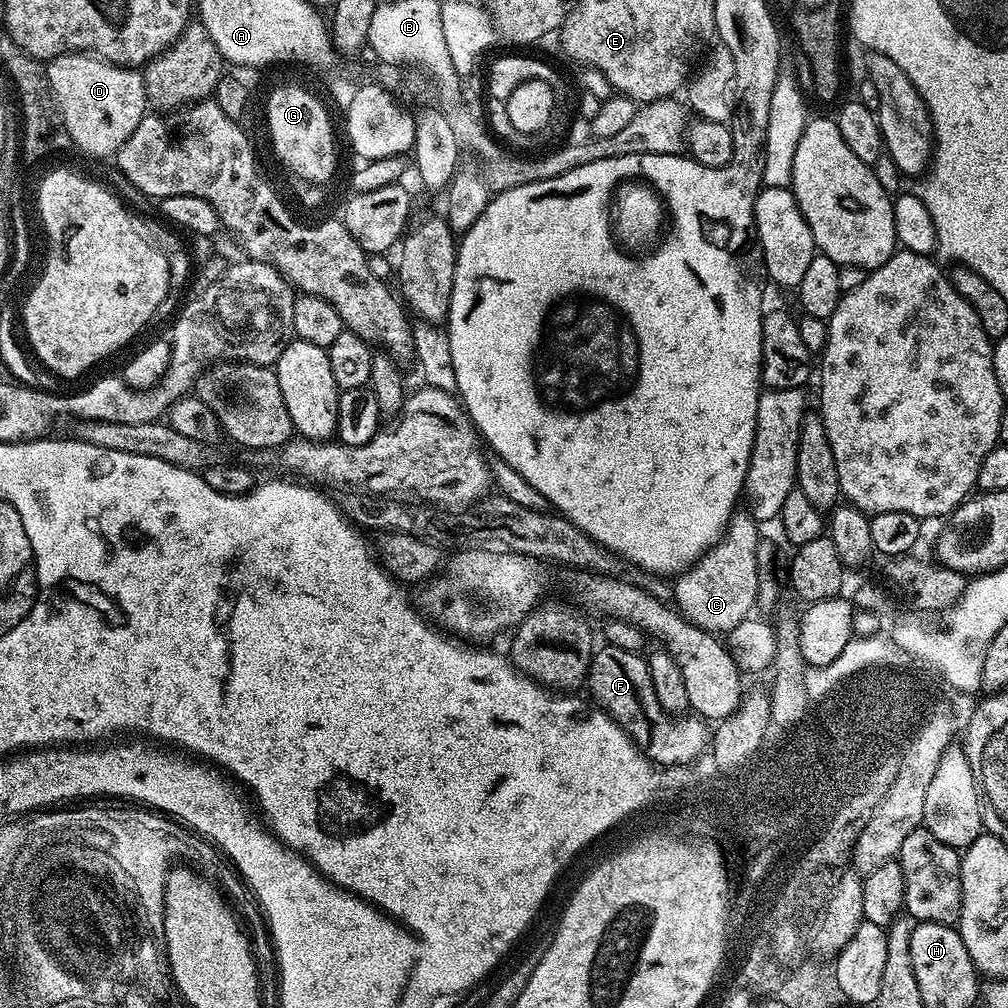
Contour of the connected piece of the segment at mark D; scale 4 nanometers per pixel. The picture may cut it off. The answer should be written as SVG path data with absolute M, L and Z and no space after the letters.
M95 54L55 56L47 61L46 67L48 85L56 97L56 107L73 145L77 149L80 147L88 156L115 157L126 138L134 134L149 107L143 75L135 68L109 64Z

